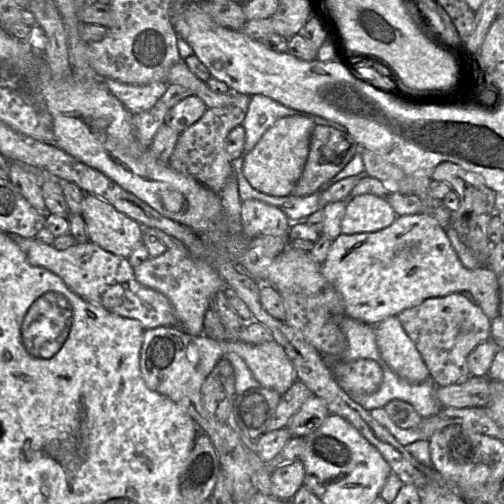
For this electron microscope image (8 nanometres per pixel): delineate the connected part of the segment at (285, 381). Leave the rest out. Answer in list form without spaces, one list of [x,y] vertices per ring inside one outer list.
[[[227,340],[227,351],[238,354],[261,386],[283,395],[298,380],[296,369],[284,348],[275,340],[258,344]]]

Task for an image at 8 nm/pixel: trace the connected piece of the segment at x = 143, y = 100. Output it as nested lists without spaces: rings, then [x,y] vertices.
[[[105,79],[108,90],[131,114],[151,109],[168,88],[167,82],[152,82],[146,85],[130,85],[113,79]]]

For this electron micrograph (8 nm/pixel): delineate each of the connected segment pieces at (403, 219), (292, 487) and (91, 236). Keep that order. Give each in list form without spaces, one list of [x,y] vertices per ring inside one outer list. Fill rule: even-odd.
[[[429,214],[396,216],[388,227],[376,232],[337,236],[321,265],[322,275],[341,295],[348,317],[375,326],[390,316],[420,304],[431,297],[441,297],[454,292],[470,292],[478,306],[491,320],[499,316],[499,283],[489,266],[467,269],[454,251],[445,229]]]
[[[300,459],[279,466],[271,475],[271,496],[281,501],[292,501],[304,478],[305,468]]]
[[[84,195],[81,216],[86,225],[88,242],[105,251],[127,259],[142,242],[145,229],[98,196]]]

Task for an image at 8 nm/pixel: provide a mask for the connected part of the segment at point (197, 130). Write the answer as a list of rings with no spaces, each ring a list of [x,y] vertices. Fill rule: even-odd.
[[[230,92],[230,101],[217,108],[207,108],[202,117],[180,133],[169,166],[189,176],[212,191],[222,191],[227,181],[234,176],[234,168],[225,150],[225,140],[229,132],[242,125],[248,111],[251,96]]]

